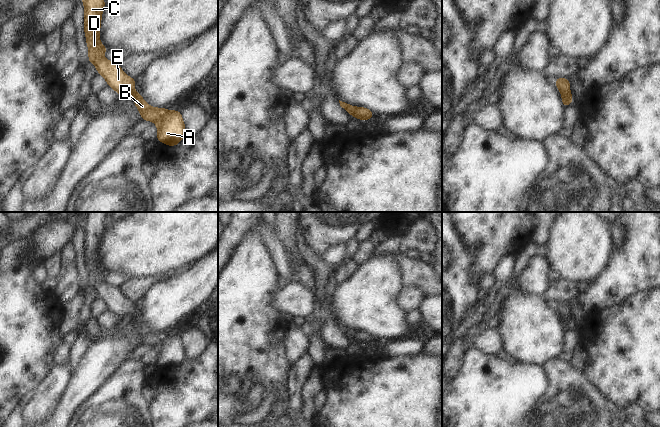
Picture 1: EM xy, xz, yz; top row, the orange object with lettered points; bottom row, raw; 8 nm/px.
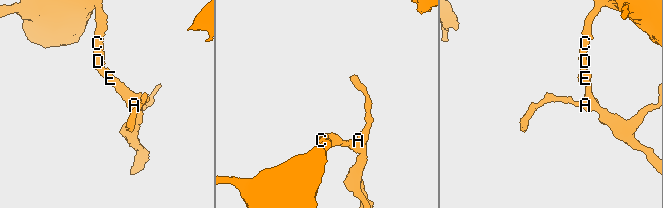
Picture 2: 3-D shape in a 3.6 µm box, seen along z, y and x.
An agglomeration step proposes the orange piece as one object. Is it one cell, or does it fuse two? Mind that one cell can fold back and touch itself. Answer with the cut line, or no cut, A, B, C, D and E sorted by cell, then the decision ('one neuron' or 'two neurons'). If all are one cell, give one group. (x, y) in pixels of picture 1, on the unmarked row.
no cut | A B C D E | one neuron

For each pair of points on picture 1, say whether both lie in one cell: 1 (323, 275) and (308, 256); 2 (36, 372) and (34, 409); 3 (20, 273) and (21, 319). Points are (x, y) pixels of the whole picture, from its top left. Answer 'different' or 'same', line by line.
1: same
2: different
3: same

